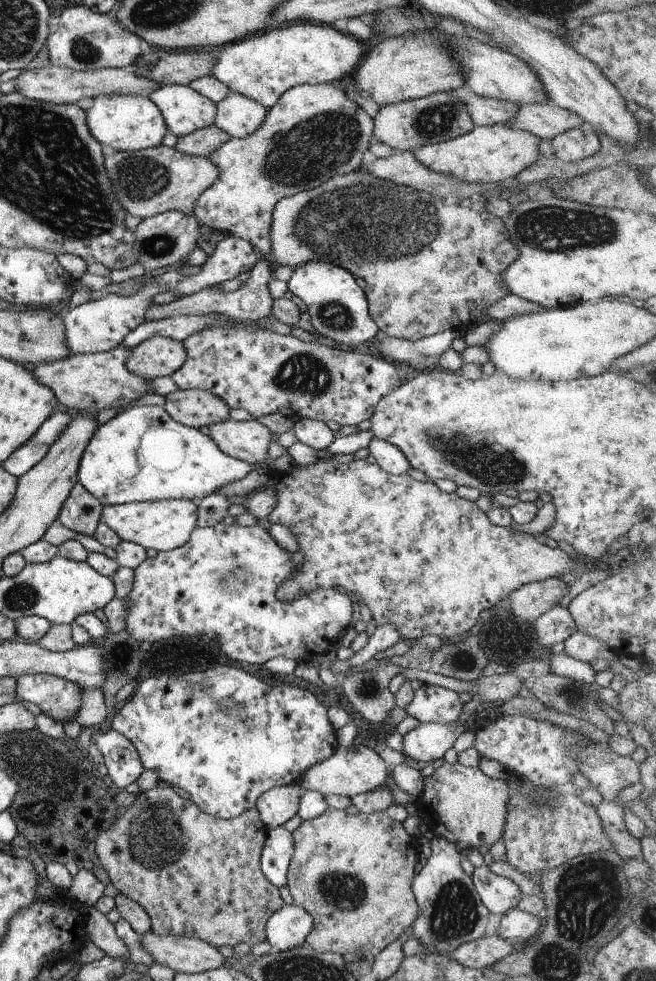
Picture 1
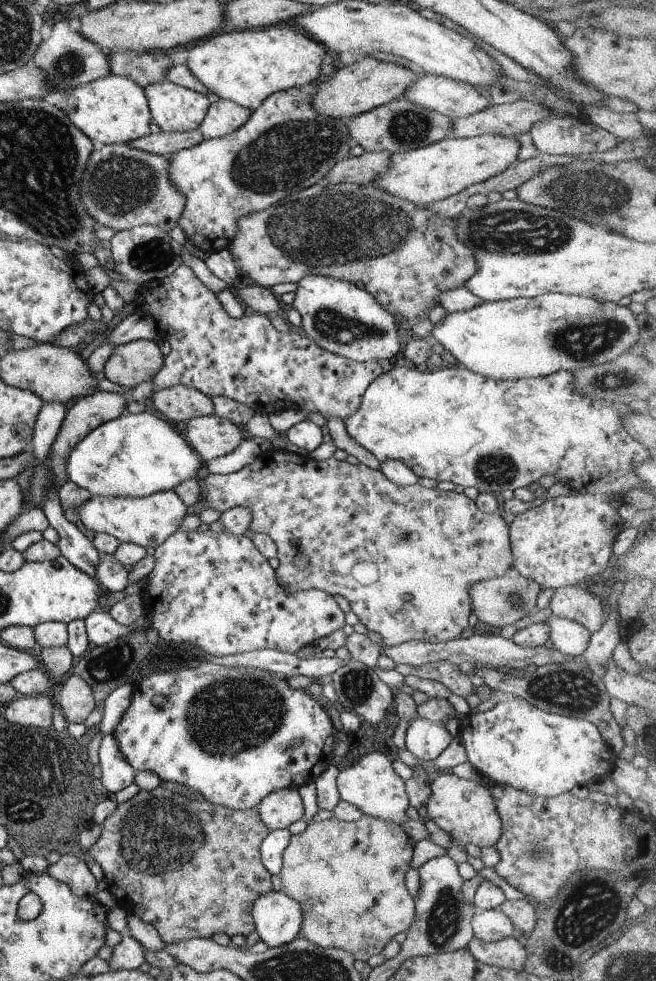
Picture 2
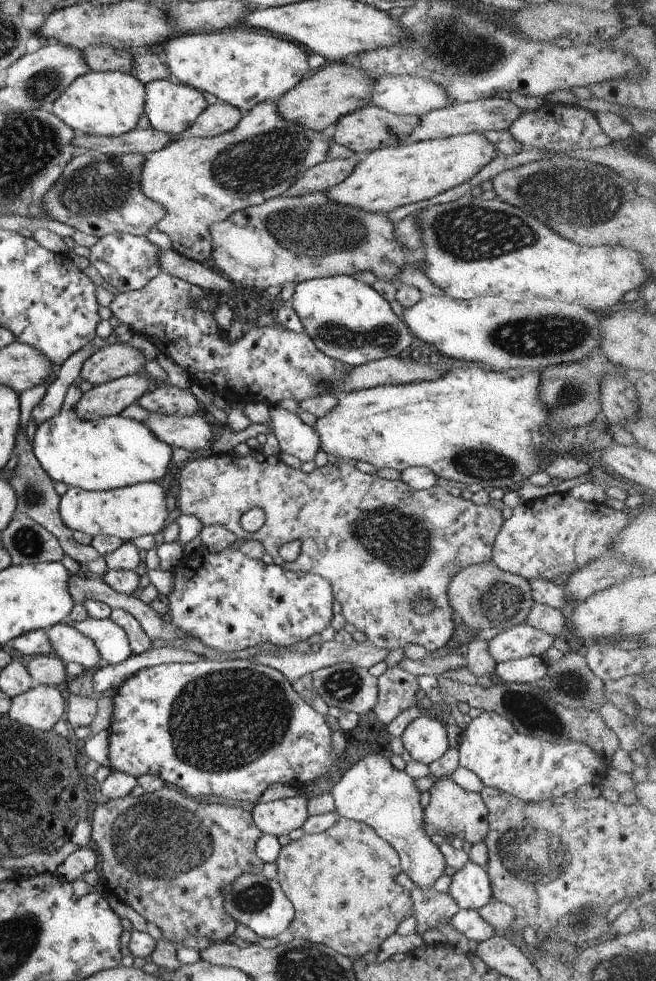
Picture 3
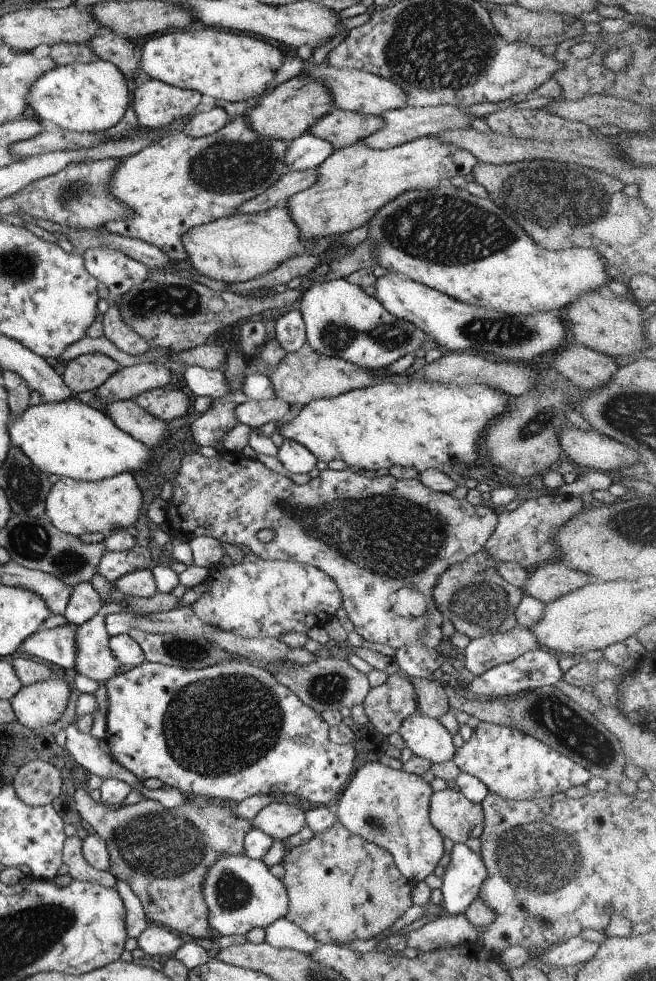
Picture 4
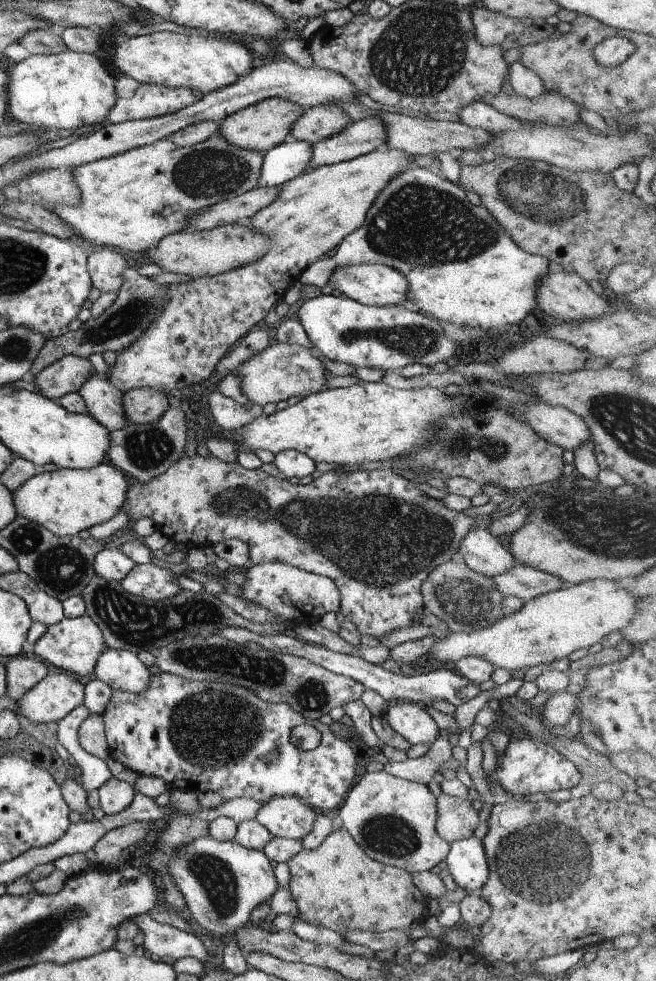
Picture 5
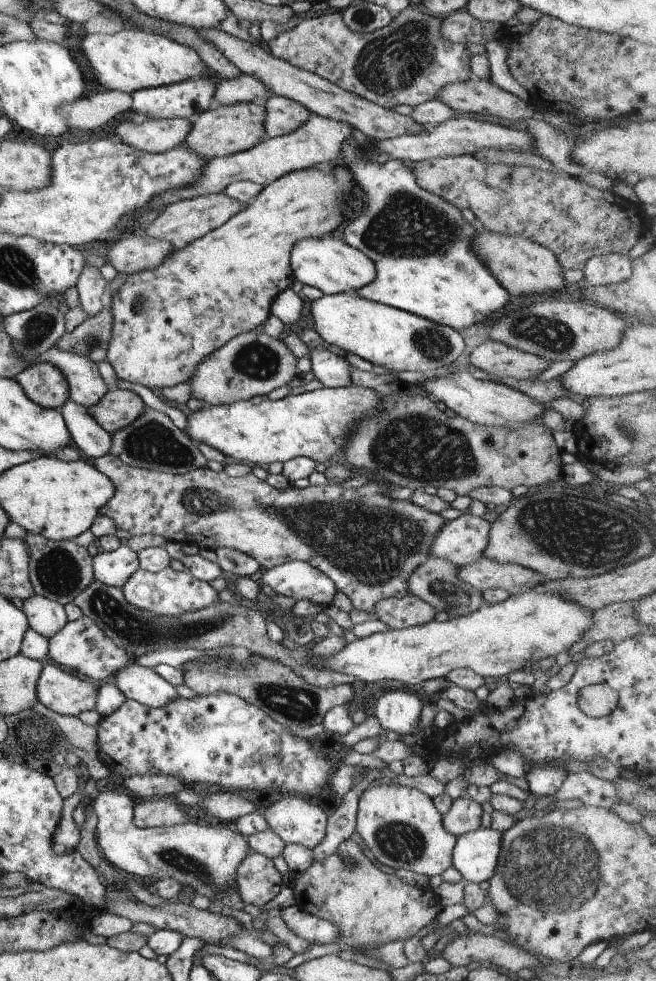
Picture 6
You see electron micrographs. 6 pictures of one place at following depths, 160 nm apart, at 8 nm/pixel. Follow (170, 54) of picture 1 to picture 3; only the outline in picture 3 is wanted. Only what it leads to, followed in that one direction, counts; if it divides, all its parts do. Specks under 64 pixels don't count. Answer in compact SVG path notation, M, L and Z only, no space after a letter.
M90 47L79 51L85 68L89 71L120 71L129 73L133 70L131 52L110 47Z

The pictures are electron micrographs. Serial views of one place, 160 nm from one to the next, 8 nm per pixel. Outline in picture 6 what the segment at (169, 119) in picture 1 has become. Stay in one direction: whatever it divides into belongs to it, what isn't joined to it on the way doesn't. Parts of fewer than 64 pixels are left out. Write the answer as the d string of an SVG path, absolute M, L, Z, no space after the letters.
M187 79L180 83L160 86L149 87L146 89L136 90L130 93L131 96L131 114L143 114L148 119L192 119L194 116L209 108L213 96L215 86L215 79Z

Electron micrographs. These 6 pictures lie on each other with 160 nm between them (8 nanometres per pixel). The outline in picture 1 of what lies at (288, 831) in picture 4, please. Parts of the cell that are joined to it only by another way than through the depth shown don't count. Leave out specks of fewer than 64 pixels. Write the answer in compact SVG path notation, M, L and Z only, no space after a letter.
M294 783L271 788L257 798L254 808L268 831L281 827L297 814L301 794L303 794L303 788L299 788Z

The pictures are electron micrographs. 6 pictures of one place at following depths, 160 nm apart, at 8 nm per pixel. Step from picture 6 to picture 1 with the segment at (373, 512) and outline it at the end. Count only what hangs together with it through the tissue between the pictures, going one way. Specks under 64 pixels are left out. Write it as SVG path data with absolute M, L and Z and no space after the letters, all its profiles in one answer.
M357 459L347 463L341 462L341 464L333 460L319 460L315 464L309 464L309 466L295 465L292 469L285 472L268 471L267 482L263 486L259 486L257 490L253 490L252 494L263 490L263 488L271 488L275 492L275 496L277 496L275 508L268 515L267 521L270 524L280 524L289 529L299 547L298 551L302 553L305 561L302 565L295 568L295 574L291 574L287 580L283 580L281 585L277 586L274 593L277 600L279 602L291 602L291 600L295 600L299 596L305 596L311 590L335 589L337 586L341 586L340 588L343 587L345 589L345 593L355 592L355 594L359 594L360 602L363 602L371 612L371 621L373 621L375 626L381 626L381 624L395 626L399 638L407 643L418 642L419 638L431 636L431 634L435 634L438 641L451 641L453 638L463 636L465 632L475 625L477 618L479 618L479 612L483 608L491 608L495 604L504 604L507 596L515 588L519 588L519 586L523 586L527 582L539 582L539 580L546 580L554 576L561 577L565 572L571 572L571 570L585 572L594 567L580 561L578 558L577 563L575 563L575 560L565 554L563 550L560 550L558 547L549 548L549 546L543 544L542 540L538 540L532 535L515 532L510 527L501 528L501 526L491 524L486 514L480 512L479 508L477 508L475 502L463 500L463 498L456 496L455 493L446 494L441 492L432 482L416 482L406 473L399 476L384 473L377 464L367 464L364 460Z

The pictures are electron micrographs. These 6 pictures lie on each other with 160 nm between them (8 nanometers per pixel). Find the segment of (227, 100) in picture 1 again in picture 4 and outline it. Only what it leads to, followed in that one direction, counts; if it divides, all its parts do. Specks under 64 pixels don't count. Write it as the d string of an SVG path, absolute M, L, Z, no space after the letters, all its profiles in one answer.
M218 103L211 110L203 110L194 114L180 131L189 138L211 135L226 126L228 123L226 113L226 106Z

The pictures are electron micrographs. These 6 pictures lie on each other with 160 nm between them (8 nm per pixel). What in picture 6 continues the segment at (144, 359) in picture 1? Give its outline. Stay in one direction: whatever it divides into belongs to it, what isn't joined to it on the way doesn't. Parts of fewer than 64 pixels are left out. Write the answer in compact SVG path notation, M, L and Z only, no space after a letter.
M47 361L31 363L21 369L14 379L26 397L35 405L57 409L68 399L68 384L63 373Z

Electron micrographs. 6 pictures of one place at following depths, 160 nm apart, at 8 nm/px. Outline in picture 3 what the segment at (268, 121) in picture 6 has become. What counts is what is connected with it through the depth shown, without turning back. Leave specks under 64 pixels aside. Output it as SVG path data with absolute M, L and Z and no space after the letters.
M366 105L335 120L331 141L349 148L353 154L365 154L382 147L406 146L413 143L409 130L413 130L417 124L419 117L415 115L393 114L383 108Z

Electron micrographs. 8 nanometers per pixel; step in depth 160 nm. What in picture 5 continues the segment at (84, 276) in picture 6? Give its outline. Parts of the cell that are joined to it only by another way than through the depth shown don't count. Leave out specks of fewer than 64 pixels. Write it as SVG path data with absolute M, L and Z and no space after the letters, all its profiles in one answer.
M108 247L95 248L86 256L86 270L92 287L99 293L115 293L120 290L123 272L128 268L123 253Z

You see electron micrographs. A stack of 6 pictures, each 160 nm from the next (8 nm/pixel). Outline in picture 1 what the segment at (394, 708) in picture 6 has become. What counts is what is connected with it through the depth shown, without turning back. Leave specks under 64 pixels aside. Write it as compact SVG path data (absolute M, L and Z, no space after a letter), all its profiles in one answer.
M420 723L403 736L402 754L409 762L439 763L455 738L467 727L438 723Z

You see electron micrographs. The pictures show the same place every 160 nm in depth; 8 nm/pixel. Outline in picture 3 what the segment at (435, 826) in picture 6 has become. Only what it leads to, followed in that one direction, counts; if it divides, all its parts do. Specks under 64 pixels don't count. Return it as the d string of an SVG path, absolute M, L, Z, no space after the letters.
M369 754L349 767L331 788L330 796L333 798L334 811L338 817L369 826L381 840L385 840L395 850L401 872L419 889L430 888L441 874L449 871L438 846L424 832L424 809L419 804L420 793L413 784L413 778L409 778L404 771L395 770L383 756Z

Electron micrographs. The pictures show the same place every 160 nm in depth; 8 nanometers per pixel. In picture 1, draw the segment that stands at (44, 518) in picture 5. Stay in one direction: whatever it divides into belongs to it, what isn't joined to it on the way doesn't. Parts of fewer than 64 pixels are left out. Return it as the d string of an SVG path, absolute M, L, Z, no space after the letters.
M169 499L103 506L99 520L109 526L121 541L129 541L145 550L170 551L187 542L191 531L196 527L197 504L189 500Z

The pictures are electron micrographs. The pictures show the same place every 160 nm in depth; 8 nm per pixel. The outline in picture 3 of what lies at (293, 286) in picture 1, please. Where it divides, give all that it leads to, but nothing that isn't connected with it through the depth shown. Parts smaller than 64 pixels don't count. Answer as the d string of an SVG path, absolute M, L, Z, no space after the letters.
M336 275L302 281L295 286L290 300L315 348L347 367L397 357L412 344L407 326L393 314L385 298L357 277Z

